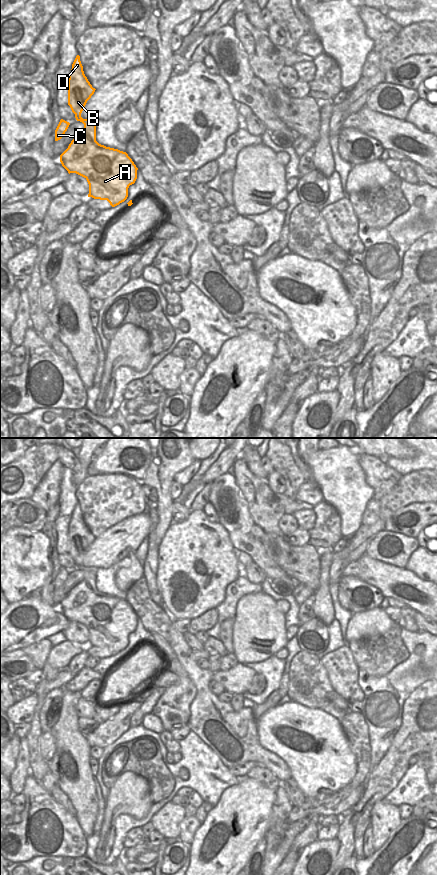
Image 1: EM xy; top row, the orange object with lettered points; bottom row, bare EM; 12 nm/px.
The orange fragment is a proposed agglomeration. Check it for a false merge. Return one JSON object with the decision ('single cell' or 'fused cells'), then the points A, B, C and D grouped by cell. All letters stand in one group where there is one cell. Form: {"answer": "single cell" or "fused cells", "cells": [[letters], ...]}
{"answer": "single cell", "cells": [["A", "B", "C", "D"]]}

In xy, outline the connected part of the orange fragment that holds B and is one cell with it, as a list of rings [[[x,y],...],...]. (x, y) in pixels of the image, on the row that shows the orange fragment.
[[[77,55],[68,79],[68,105],[76,120],[84,124],[84,130],[60,155],[60,162],[69,174],[76,173],[87,180],[88,197],[107,200],[115,207],[127,199],[128,188],[137,179],[138,168],[126,152],[96,141],[97,120],[81,117],[95,90],[85,76]]]

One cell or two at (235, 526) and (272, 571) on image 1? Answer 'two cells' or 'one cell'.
one cell

